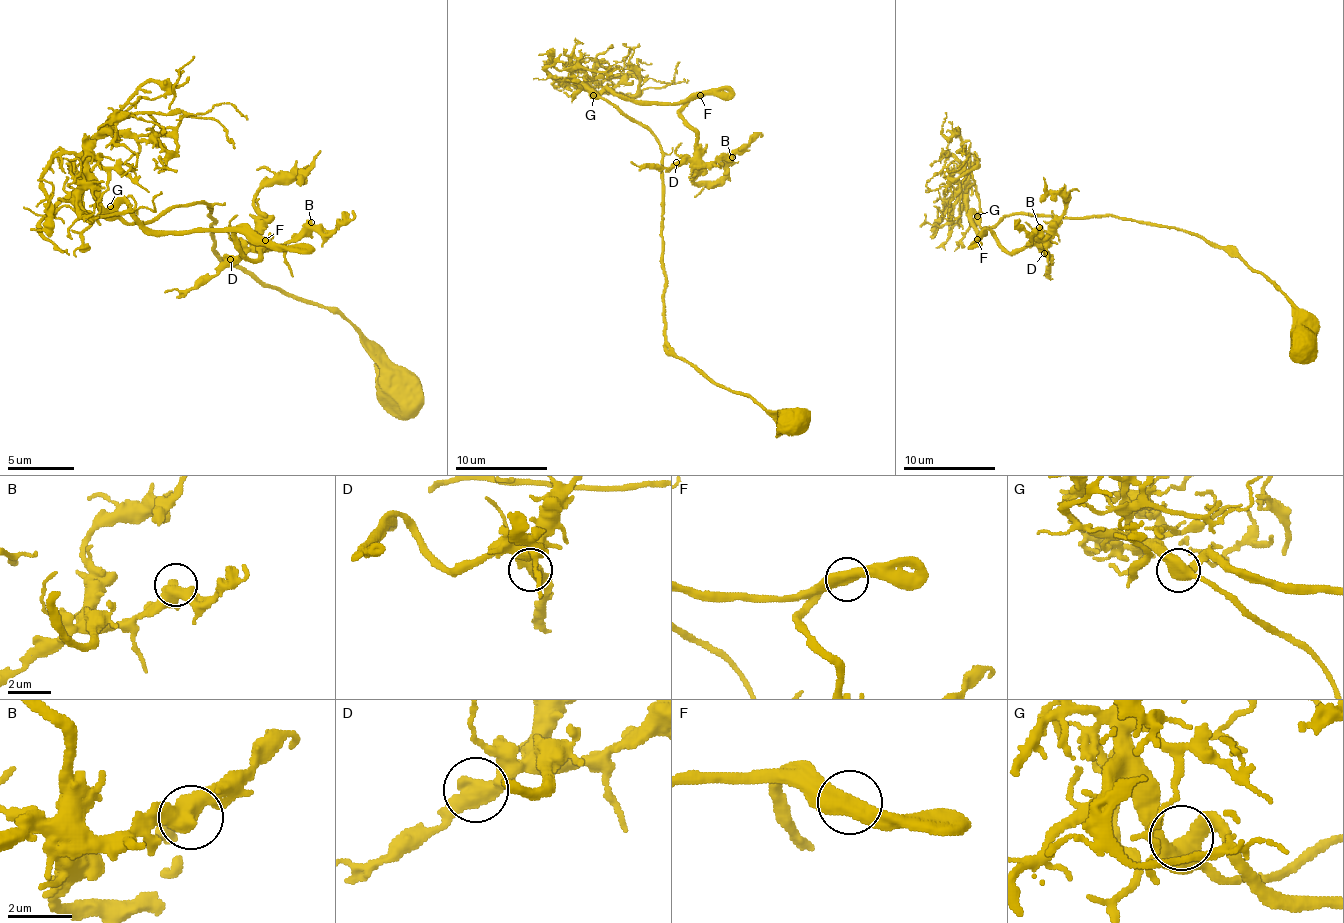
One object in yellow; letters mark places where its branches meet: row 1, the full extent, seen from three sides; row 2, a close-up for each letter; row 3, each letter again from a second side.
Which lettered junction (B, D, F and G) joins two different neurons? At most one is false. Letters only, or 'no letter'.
no letter

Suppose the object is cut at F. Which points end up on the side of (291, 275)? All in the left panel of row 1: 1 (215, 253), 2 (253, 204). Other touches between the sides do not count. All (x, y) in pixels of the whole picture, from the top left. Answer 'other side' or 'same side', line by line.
1: other side
2: same side

